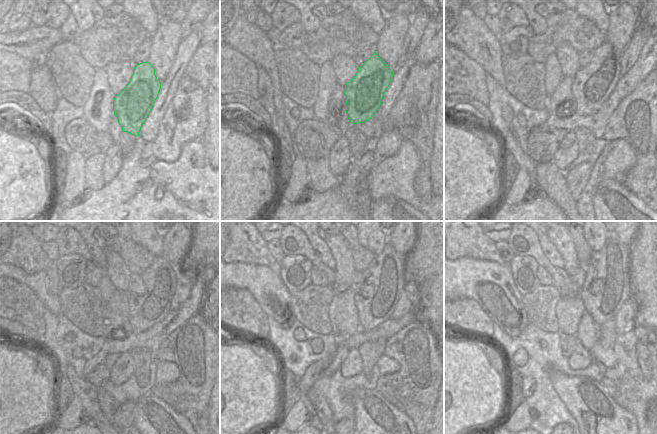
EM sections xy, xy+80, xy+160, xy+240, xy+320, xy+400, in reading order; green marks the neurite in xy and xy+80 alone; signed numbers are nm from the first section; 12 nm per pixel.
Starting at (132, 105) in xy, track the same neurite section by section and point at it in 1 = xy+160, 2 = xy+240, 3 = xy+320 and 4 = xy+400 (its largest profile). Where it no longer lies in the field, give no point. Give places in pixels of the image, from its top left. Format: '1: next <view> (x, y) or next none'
1: next xy+160 (593, 83)
2: next xy+240 (149, 304)
3: next xy+320 (385, 279)
4: next xy+400 (607, 286)

